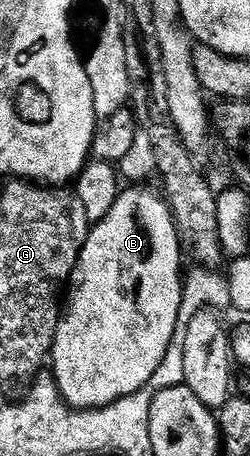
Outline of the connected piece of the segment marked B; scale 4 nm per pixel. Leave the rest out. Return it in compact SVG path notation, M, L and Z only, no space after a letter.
M129 187L129 190L126 188L121 191L106 217L90 228L89 238L81 249L81 258L73 268L71 284L67 289L67 307L61 310L61 319L57 323L51 350L51 365L53 361L51 376L56 381L61 397L67 402L70 409L80 409L82 411L101 409L105 405L111 405L119 399L130 397L132 393L137 393L139 390L146 388L149 380L153 377L153 372L156 371L159 363L164 359L165 352L169 350L169 344L175 340L176 333L173 332L177 328L179 329L177 316L181 310L181 287L183 284L181 255L183 256L183 248L177 237L177 228L173 223L173 214L170 213L168 204L158 194L157 197L149 190L149 187Z

